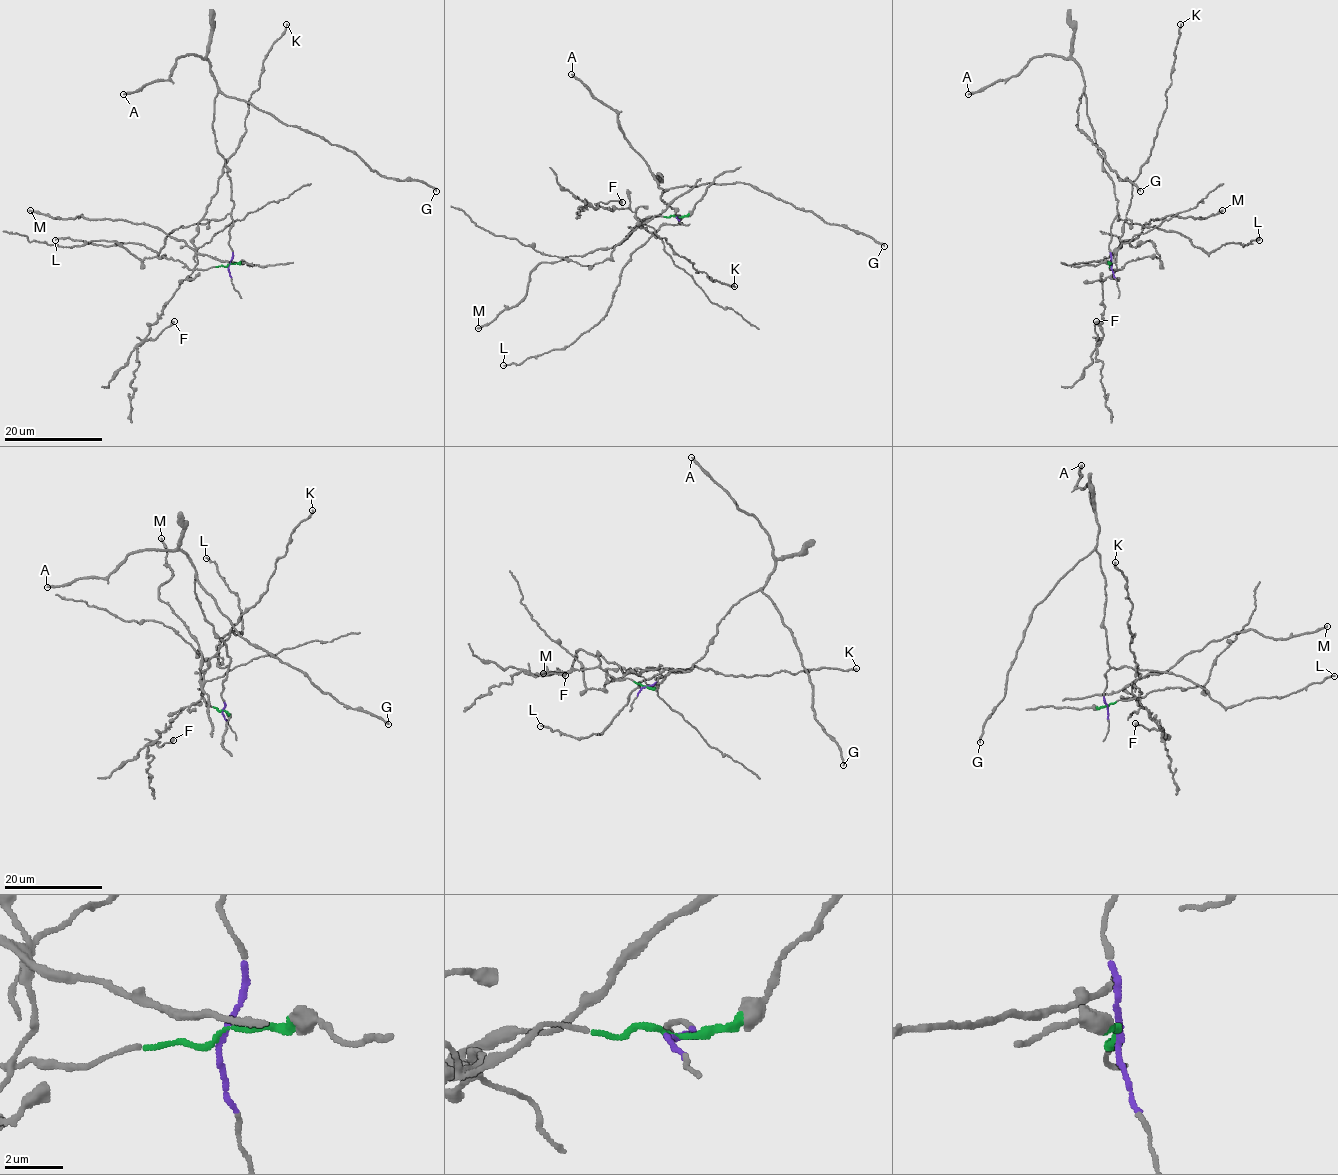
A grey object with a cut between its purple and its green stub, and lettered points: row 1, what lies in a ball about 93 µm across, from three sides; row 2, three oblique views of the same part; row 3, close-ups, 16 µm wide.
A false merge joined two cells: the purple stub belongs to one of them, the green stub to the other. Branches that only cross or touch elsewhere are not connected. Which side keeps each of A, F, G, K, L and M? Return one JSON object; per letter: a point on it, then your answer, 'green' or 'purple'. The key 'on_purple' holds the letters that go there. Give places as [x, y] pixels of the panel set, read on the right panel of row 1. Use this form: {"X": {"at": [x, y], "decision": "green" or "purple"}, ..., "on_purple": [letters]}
{"A": {"at": [968, 94], "decision": "purple"}, "F": {"at": [1096, 321], "decision": "green"}, "G": {"at": [1140, 191], "decision": "purple"}, "K": {"at": [1180, 24], "decision": "green"}, "L": {"at": [1259, 240], "decision": "purple"}, "M": {"at": [1222, 210], "decision": "green"}, "on_purple": ["A", "G", "L"]}

